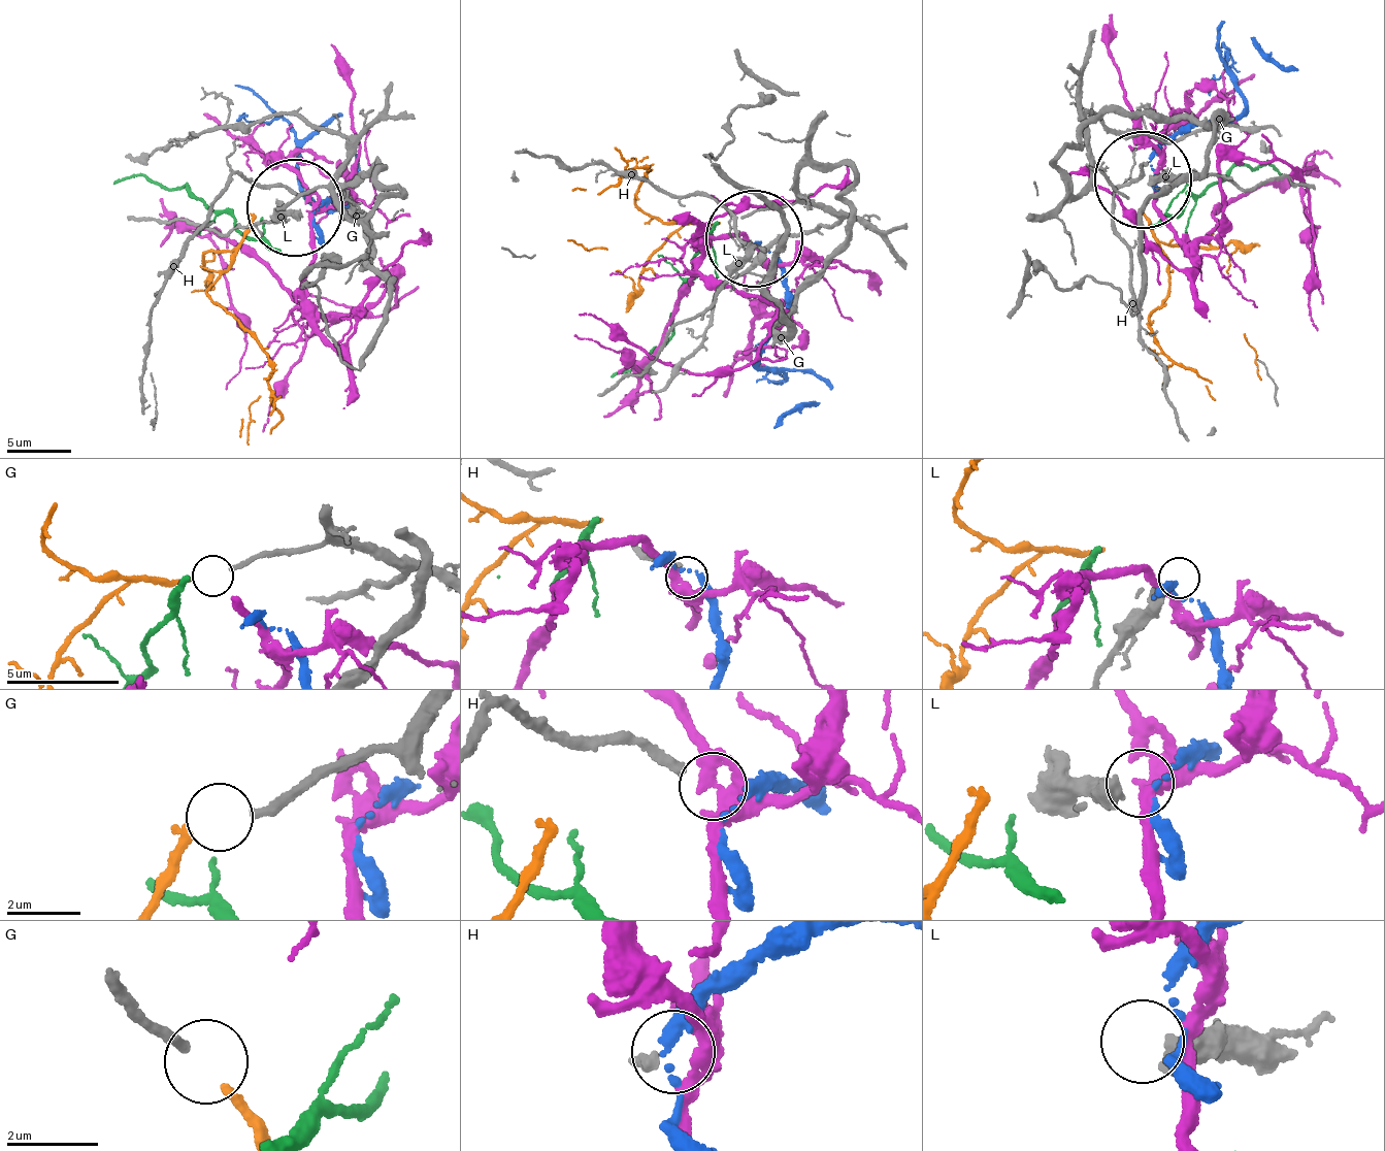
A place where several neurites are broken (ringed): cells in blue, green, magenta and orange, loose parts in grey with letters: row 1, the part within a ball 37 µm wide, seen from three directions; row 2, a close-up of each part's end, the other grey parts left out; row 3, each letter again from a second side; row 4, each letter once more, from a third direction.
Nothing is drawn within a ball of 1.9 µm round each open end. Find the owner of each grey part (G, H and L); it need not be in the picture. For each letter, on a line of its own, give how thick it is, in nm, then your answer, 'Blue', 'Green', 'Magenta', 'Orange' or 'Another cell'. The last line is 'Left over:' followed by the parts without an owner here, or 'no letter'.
G: Thickness 240 nm. Orange
H: Thickness 240 nm. Blue
L: Thickness 400 nm. Another cell
Left over: L

